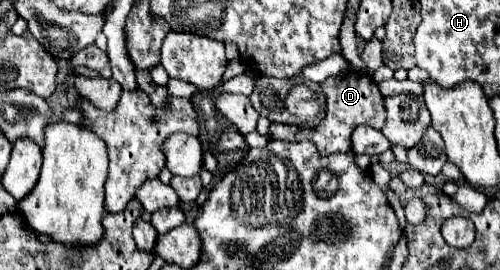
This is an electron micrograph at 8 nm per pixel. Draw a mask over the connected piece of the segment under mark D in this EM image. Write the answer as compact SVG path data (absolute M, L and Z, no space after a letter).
M346 70L340 76L328 78L322 84L322 90L328 98L326 106L326 116L322 124L316 130L308 128L298 128L298 126L288 126L288 124L270 124L270 138L276 140L306 140L310 138L320 154L332 154L332 152L350 152L350 134L358 124L384 124L386 120L386 108L384 108L384 96L378 90L378 84L360 70Z

